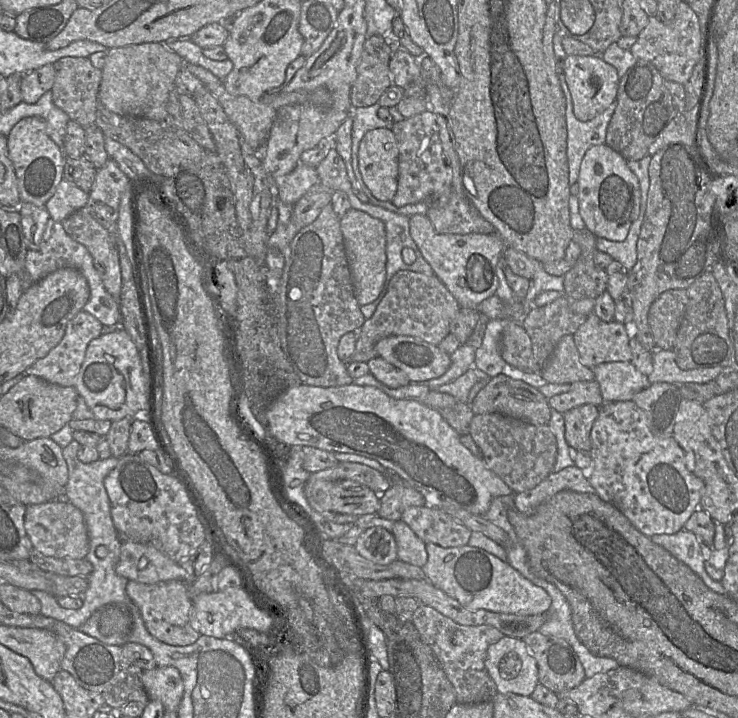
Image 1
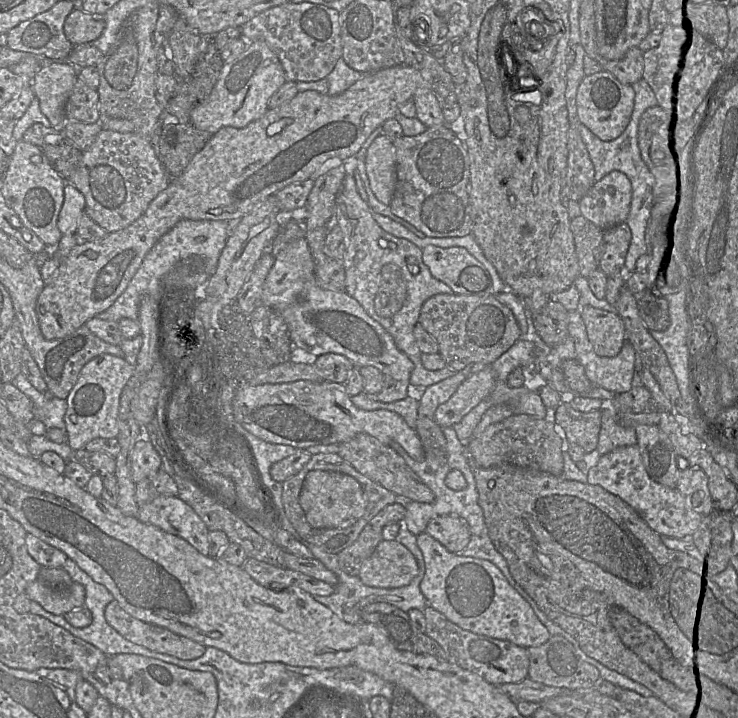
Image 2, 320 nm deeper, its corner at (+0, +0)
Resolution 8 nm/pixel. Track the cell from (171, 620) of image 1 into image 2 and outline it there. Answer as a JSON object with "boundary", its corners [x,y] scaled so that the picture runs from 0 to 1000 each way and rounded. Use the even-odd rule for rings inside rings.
{"boundary":[[[157,834],[145,841],[141,858],[145,868],[169,890],[203,907],[247,919],[270,916],[278,908],[278,900],[268,894],[179,859],[164,847]]]}

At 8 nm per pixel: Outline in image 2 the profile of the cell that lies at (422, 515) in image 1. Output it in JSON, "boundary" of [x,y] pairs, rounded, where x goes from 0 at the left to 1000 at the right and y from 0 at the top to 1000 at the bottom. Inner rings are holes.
{"boundary":[[[595,719],[585,723],[576,741],[595,753],[606,766],[625,770],[637,755],[633,730],[619,719]]]}

